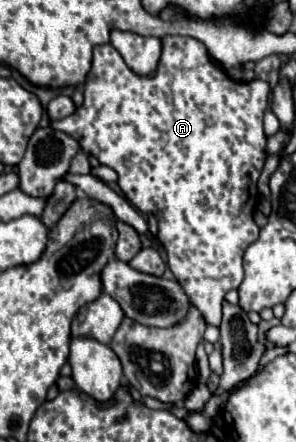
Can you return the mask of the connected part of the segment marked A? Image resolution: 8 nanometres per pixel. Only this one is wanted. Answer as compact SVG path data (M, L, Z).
M165 36L155 76L137 76L111 44L103 44L93 50L93 66L83 88L83 104L71 116L51 122L51 126L73 136L83 150L113 168L119 174L123 194L137 210L157 216L157 236L165 246L171 272L201 310L205 322L219 326L225 294L243 282L243 252L259 236L253 210L257 206L257 178L265 164L263 114L269 104L269 84L263 80L235 82L199 40Z

